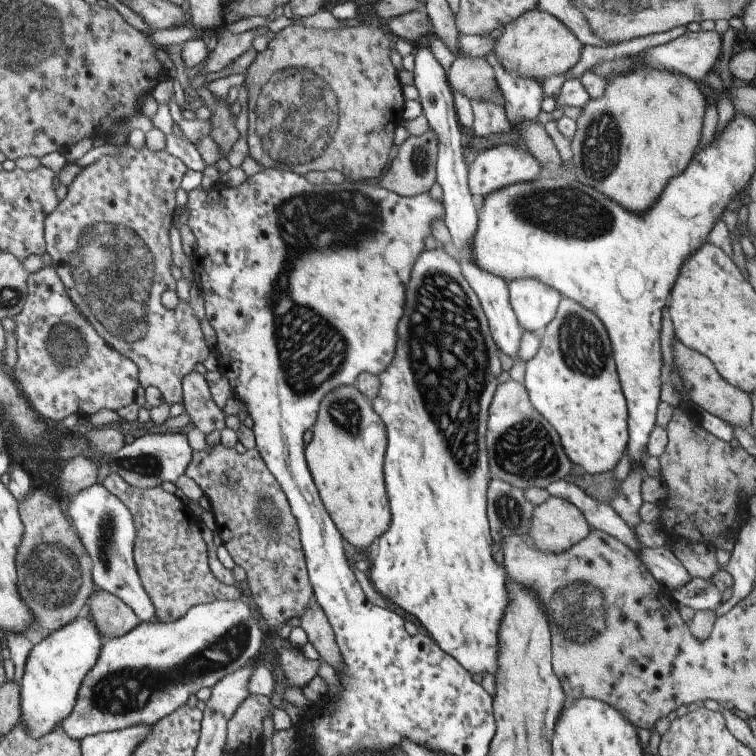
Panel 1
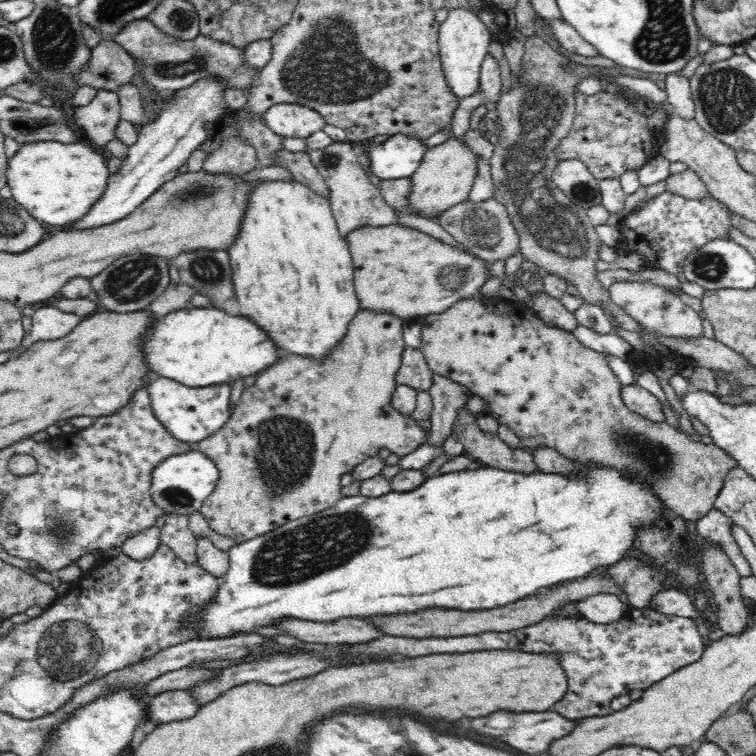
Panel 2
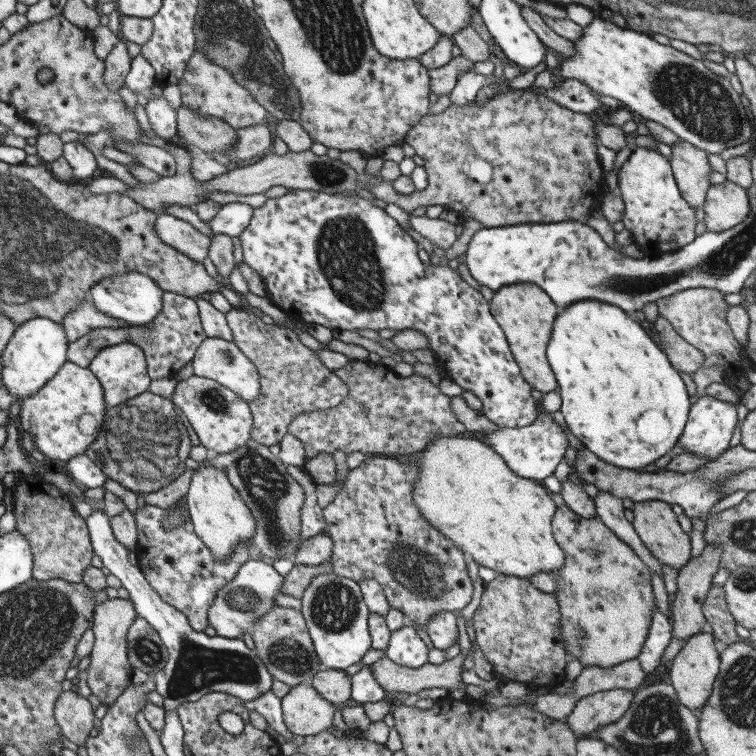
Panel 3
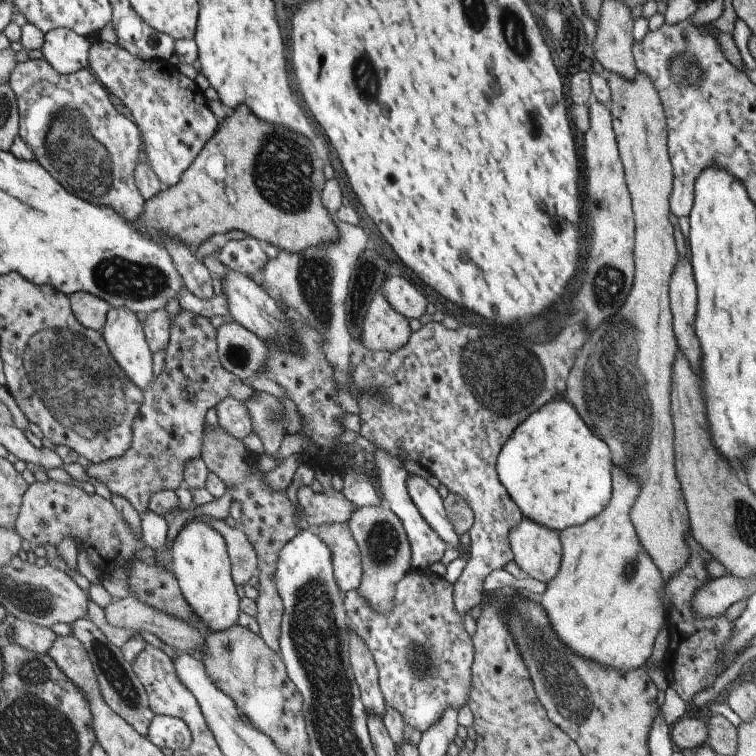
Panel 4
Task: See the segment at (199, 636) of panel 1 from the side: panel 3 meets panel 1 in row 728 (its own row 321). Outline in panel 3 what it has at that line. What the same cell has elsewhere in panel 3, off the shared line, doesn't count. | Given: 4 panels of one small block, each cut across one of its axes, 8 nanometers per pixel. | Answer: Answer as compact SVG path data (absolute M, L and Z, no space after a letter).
M86 296L86 299L81 300L77 307L64 317L62 327L67 335L67 341L71 343L96 327L131 329L132 327L137 327L137 325L128 324L123 320L112 318L100 312L94 306L91 298Z

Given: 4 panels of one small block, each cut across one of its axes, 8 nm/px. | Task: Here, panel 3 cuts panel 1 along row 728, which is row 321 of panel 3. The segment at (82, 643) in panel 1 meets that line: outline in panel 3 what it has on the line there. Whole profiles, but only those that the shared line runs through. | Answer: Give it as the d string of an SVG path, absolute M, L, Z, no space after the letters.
M48 318L27 320L14 331L1 352L2 384L18 401L32 396L62 368L67 361L69 342L62 325Z

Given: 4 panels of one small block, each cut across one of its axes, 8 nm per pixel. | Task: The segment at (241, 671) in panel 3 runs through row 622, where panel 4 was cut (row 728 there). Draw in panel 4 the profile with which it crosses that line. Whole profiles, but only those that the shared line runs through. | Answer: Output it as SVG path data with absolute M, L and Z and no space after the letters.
M155 715L152 718L146 738L160 749L170 748L173 751L186 748L192 741L190 728L182 720L168 715Z

